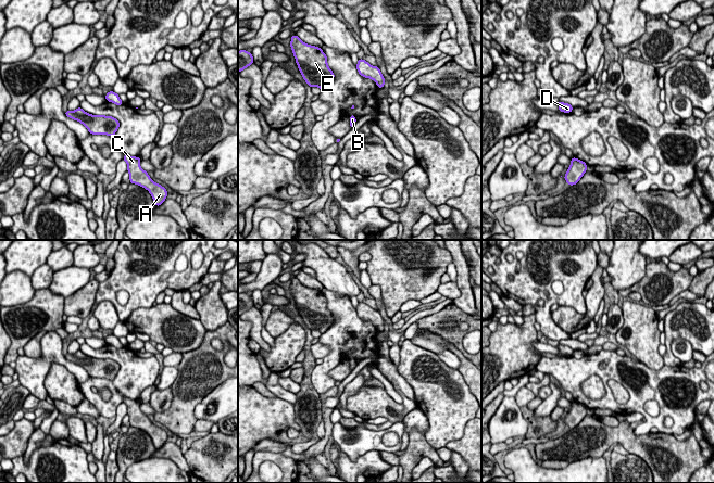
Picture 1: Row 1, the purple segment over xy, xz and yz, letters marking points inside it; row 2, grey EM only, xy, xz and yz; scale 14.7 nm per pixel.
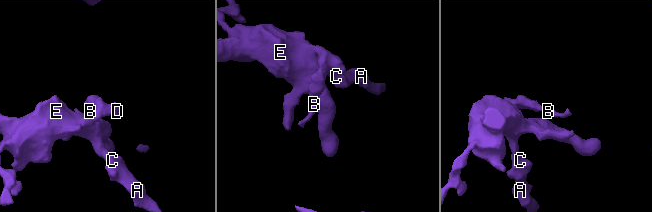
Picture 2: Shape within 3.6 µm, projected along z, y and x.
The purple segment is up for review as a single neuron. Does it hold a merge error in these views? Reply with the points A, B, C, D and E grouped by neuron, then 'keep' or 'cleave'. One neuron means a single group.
groups A B C D E; keep

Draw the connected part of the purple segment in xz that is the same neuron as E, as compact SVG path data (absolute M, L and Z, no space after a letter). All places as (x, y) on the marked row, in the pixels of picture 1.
M297 35L291 36L290 47L305 82L311 88L326 89L335 75L328 67L327 56L322 48L303 42Z

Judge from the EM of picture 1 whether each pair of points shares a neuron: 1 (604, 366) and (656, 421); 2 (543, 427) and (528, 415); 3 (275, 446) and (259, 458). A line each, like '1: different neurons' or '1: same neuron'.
1: same neuron
2: same neuron
3: different neurons

